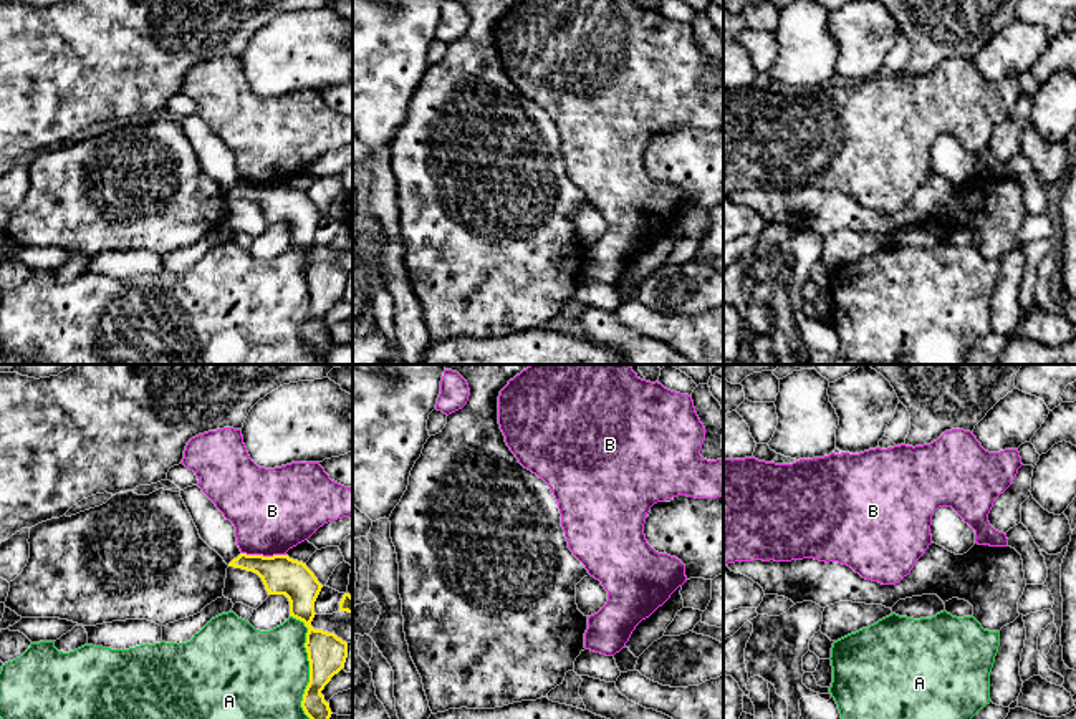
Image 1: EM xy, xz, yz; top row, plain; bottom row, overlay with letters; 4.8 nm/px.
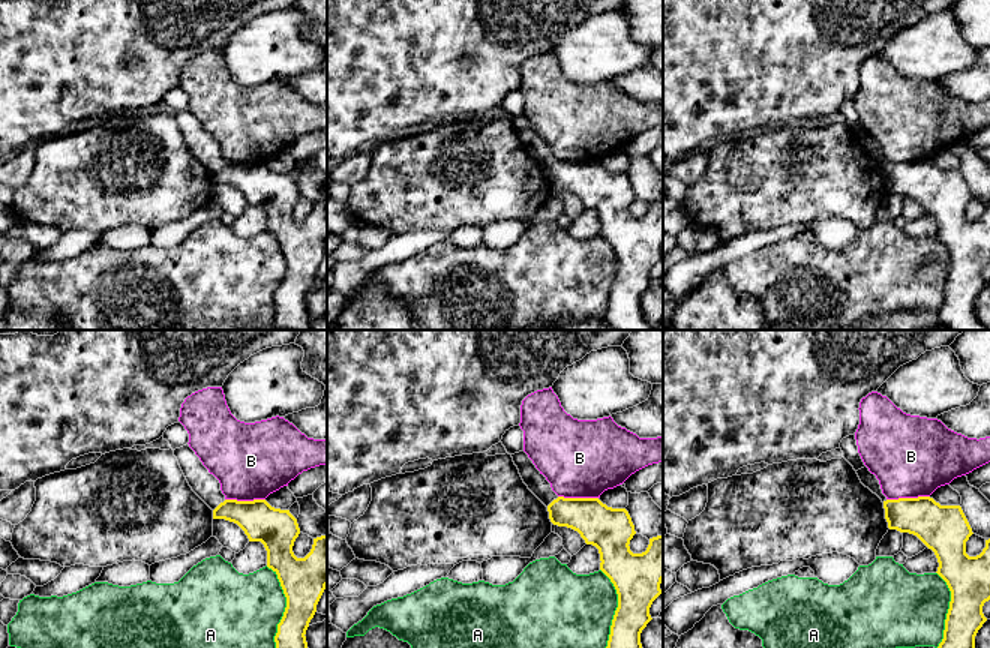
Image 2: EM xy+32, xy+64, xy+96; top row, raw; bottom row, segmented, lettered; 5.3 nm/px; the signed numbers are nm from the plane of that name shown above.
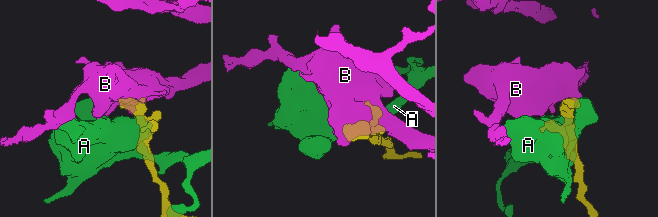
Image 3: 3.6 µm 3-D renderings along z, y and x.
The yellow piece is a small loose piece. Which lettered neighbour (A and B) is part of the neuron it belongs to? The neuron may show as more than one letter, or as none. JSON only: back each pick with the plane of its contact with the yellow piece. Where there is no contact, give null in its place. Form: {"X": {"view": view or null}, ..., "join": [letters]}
{"join": []}

